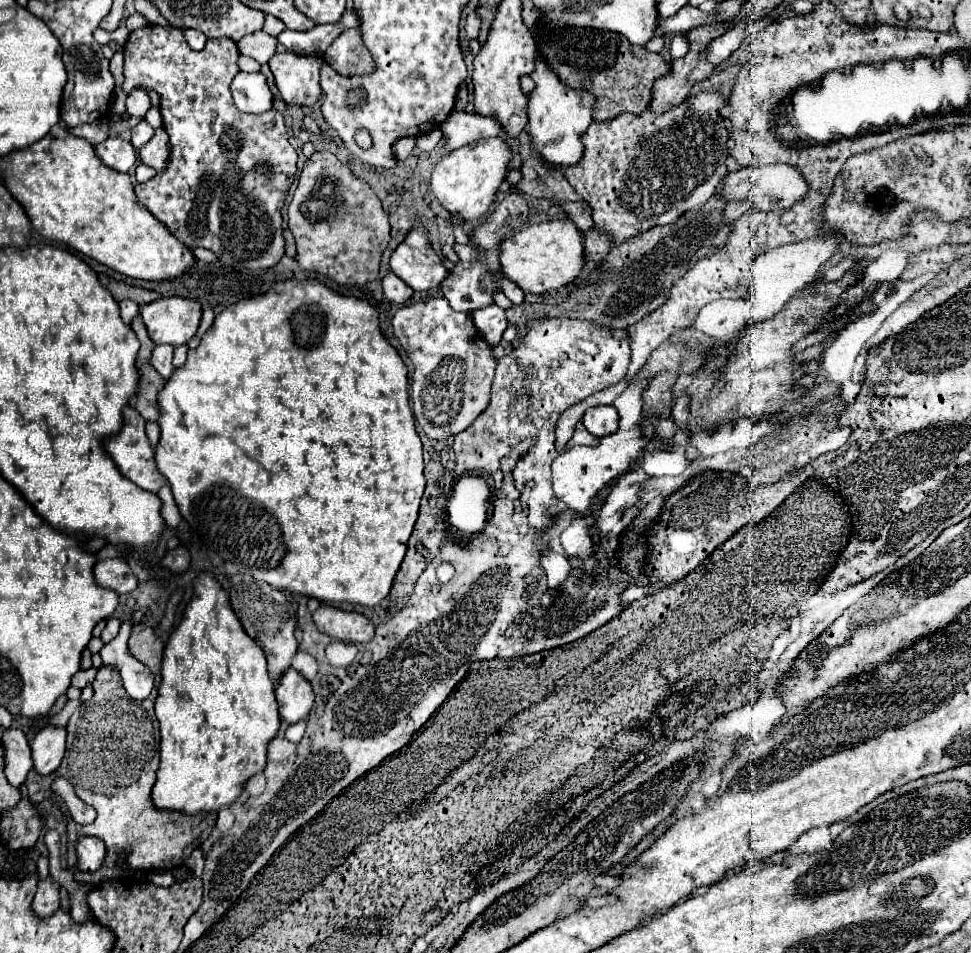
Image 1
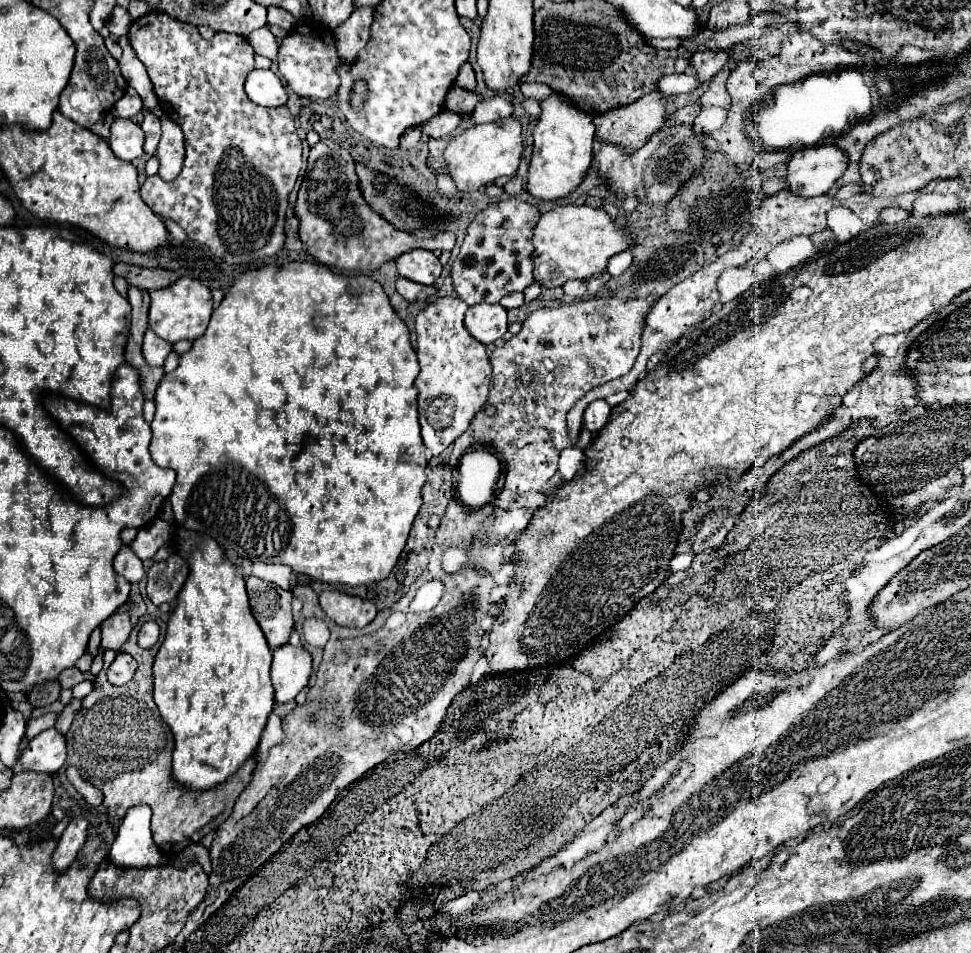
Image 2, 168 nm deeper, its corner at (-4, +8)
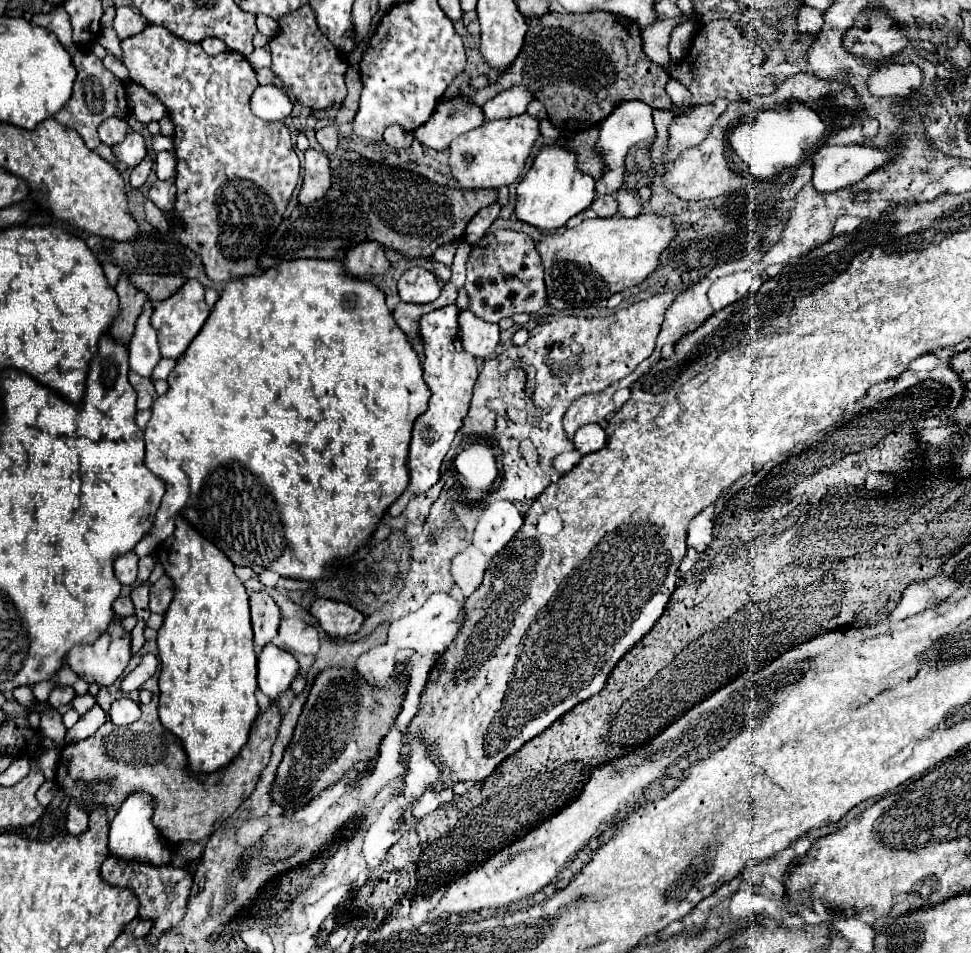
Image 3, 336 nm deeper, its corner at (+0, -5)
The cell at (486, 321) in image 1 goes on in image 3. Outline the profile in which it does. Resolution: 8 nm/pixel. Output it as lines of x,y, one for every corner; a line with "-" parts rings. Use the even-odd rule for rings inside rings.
473,312
459,314
459,330
463,348
473,356
489,356
499,344
499,326
483,322

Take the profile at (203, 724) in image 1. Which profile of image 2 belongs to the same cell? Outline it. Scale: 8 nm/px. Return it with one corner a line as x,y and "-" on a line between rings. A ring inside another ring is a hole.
179,527
175,539
179,555
189,563
189,579
179,591
165,641
155,655
153,699
175,739
173,783
191,791
207,791
237,773
243,763
253,757
261,741
261,733
275,705
275,689
269,673
273,655
261,627
251,615
241,567
235,567
223,555
223,549
207,535

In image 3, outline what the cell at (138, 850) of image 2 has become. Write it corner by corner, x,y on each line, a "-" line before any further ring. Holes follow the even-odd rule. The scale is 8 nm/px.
133,792
121,804
117,816
111,822
109,830
109,852
119,852
119,856
131,856
131,860
147,860
149,864
169,864
171,862
171,846
153,826
155,800
147,792

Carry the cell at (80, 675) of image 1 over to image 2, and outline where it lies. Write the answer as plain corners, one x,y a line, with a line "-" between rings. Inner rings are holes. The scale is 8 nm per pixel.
69,667
59,675
59,683
61,683
63,689
71,689
73,685
77,685
85,679
91,679
91,673
89,671
79,671
77,667

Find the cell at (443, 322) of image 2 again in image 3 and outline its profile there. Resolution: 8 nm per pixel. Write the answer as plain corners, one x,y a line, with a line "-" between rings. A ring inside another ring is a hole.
455,304
433,310
421,318
421,338
425,348
425,364
423,378
431,390
427,412
415,422
413,438
409,444
409,490
417,496
427,492
439,480
439,468
445,454
451,448
451,442
457,430
463,424
463,418
469,412
469,402
473,398
473,386
477,380
477,364
471,354
467,354
461,346
459,324
457,324
459,308

